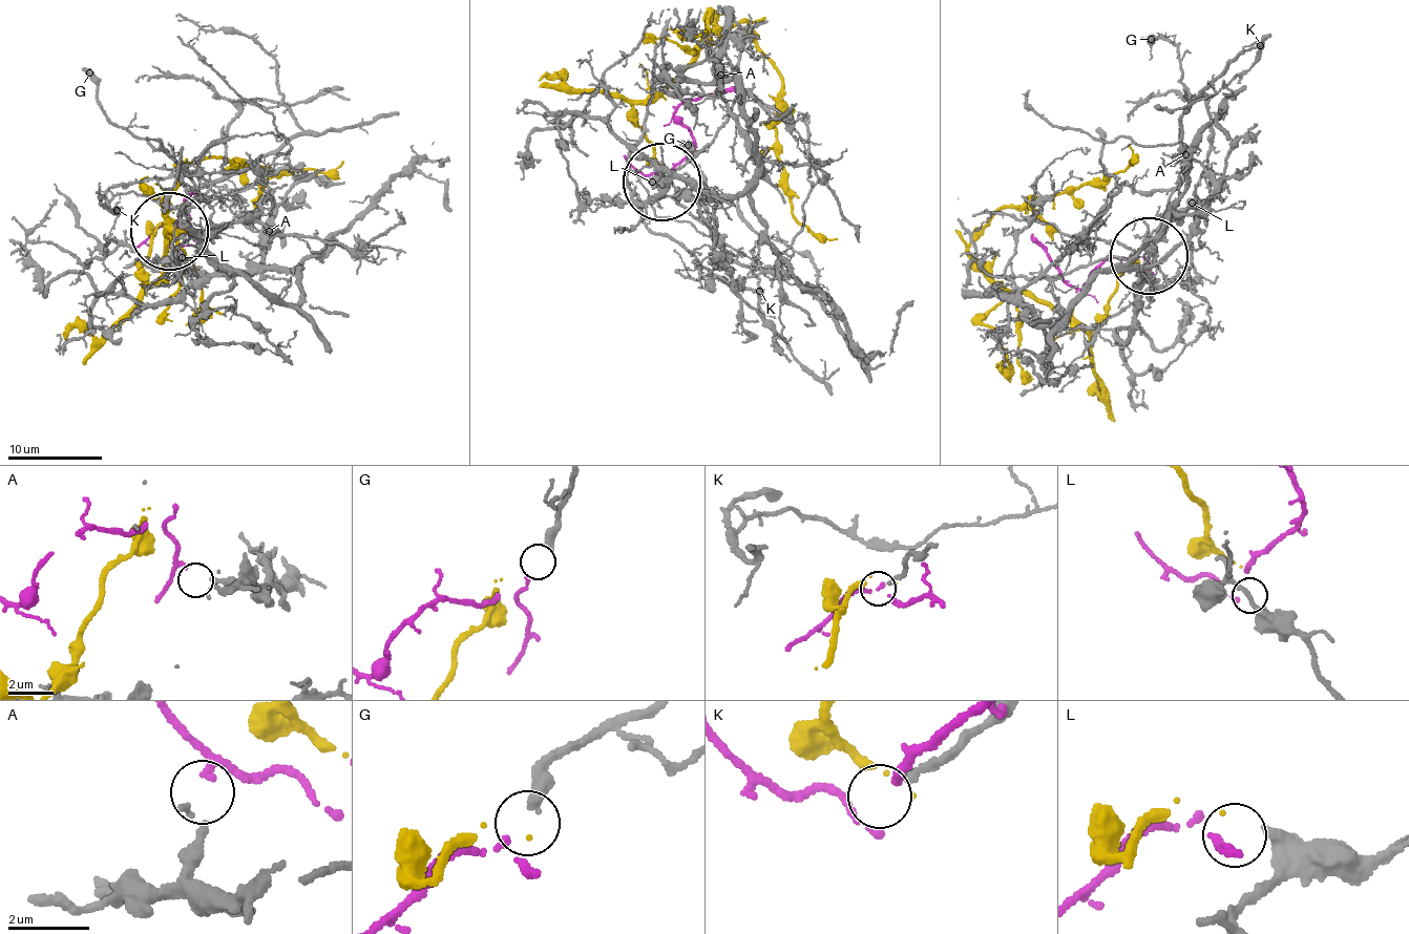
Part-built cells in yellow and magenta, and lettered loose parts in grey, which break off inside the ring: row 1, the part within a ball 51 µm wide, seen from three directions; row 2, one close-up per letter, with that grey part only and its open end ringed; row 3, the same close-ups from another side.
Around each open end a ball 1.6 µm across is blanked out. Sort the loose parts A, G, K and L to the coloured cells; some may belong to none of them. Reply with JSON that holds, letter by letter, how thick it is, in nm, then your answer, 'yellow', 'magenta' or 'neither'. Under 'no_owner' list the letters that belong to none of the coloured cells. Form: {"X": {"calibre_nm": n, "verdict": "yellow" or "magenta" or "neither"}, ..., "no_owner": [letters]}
{"A": {"calibre_nm": 170, "verdict": "neither"}, "G": {"calibre_nm": 400, "verdict": "magenta"}, "K": {"calibre_nm": 180, "verdict": "neither"}, "L": {"calibre_nm": 400, "verdict": "yellow"}, "no_owner": ["A", "K"]}

